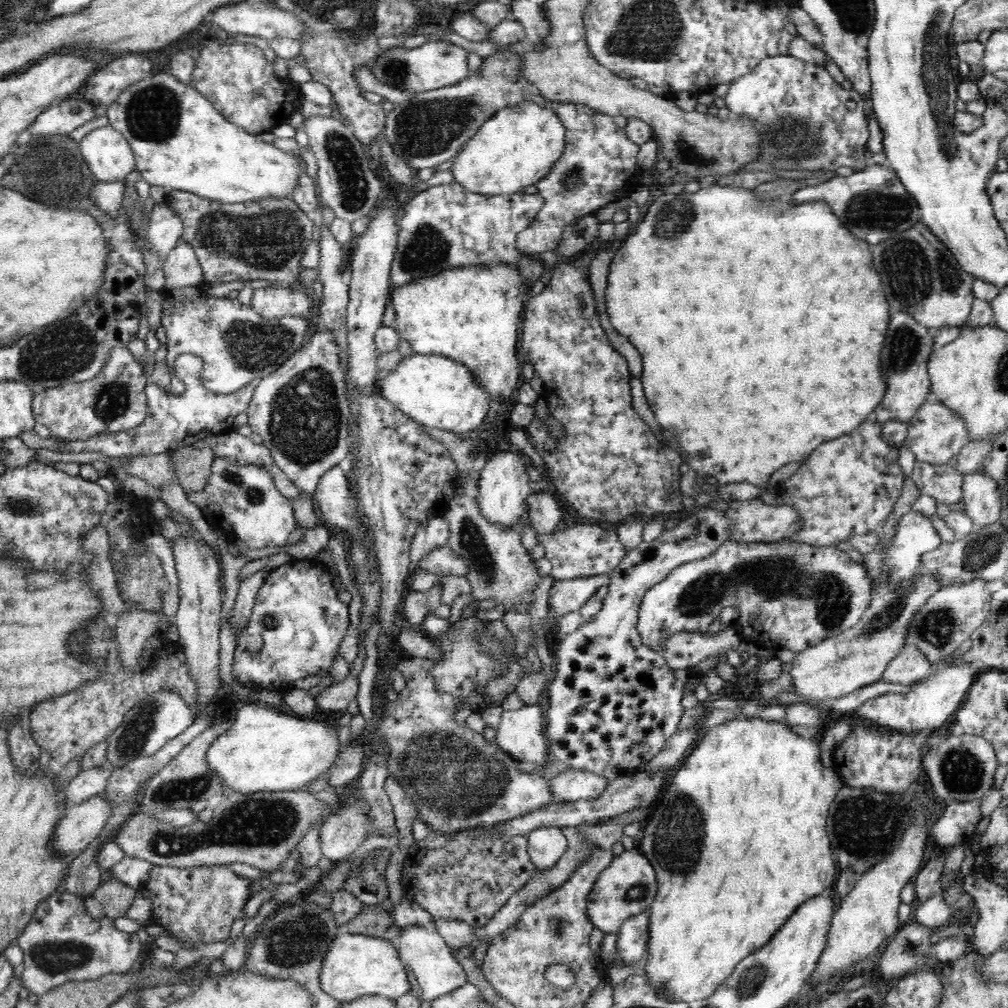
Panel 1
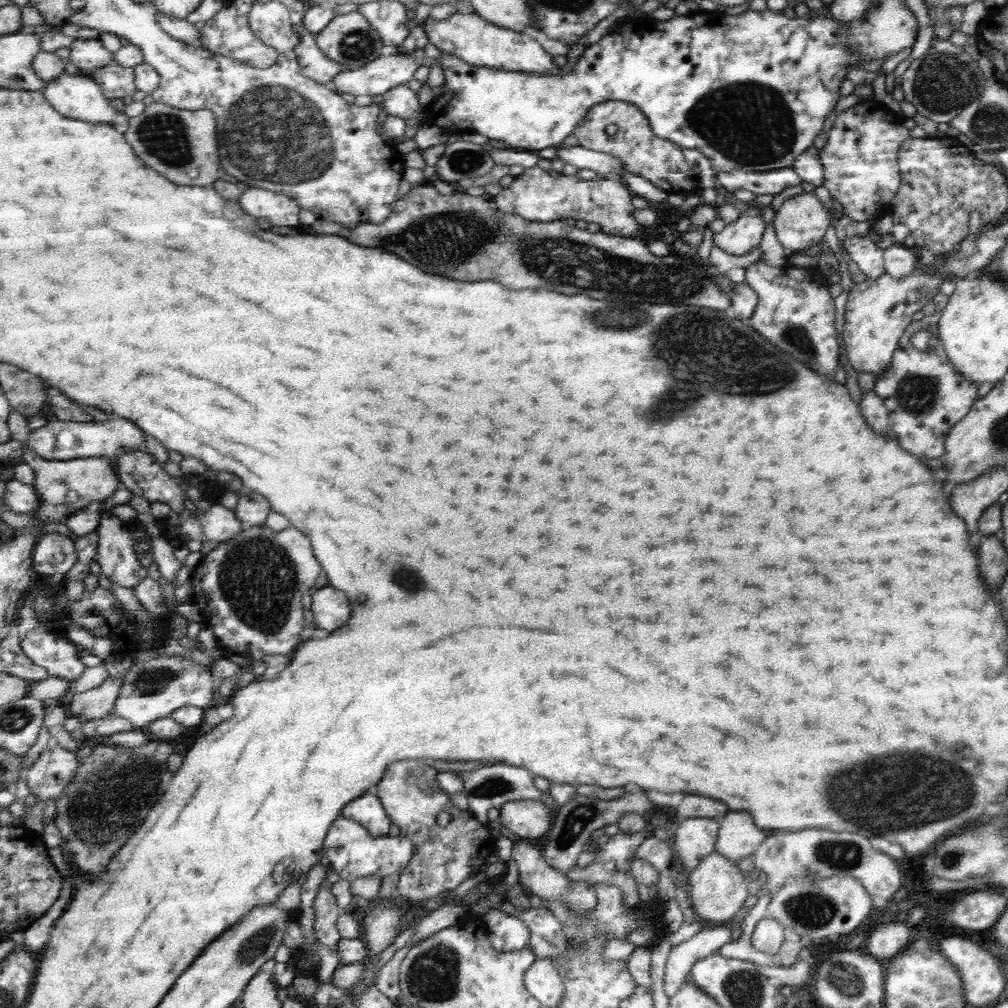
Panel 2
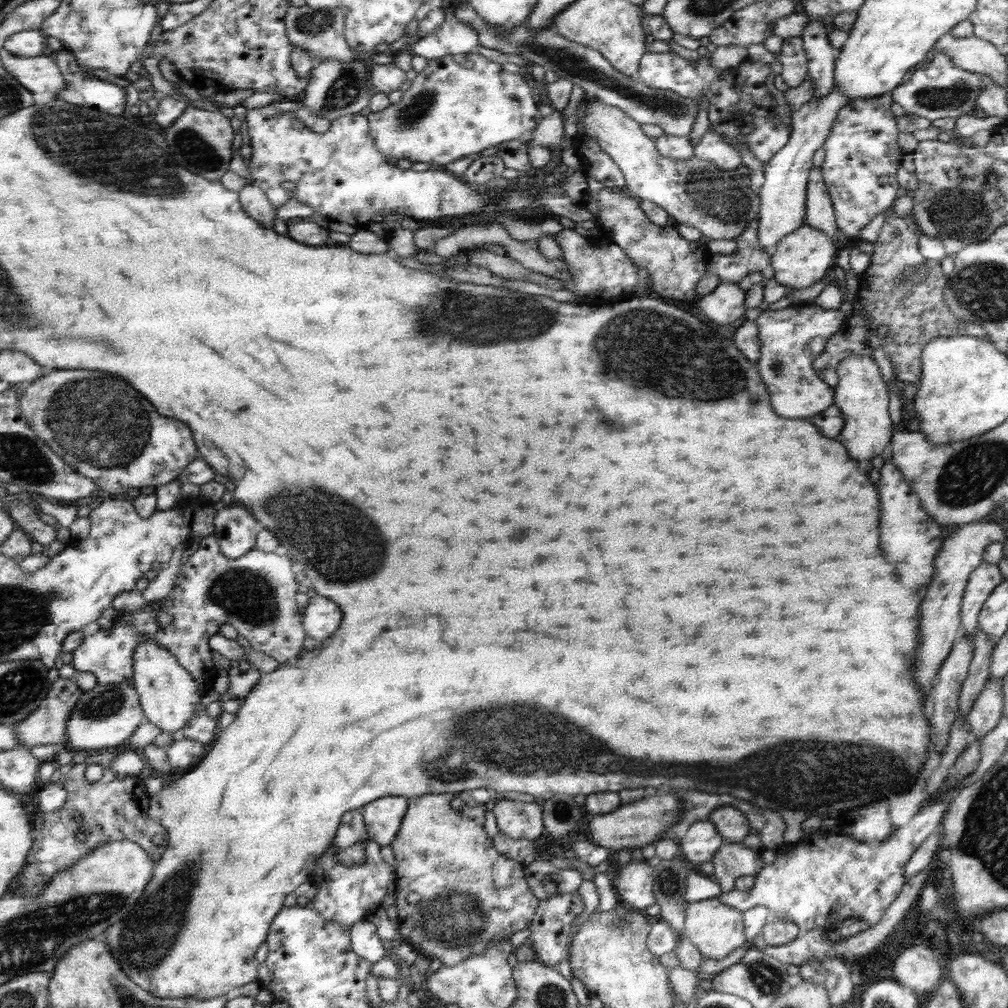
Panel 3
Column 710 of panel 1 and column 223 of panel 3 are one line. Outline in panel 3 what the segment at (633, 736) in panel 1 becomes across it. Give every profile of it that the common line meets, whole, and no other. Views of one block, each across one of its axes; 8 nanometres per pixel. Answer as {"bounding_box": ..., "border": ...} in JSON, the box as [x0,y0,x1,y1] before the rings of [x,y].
{"bounding_box":[215,506,261,560],"border":[[[225,506],[215,514],[215,526],[215,536],[219,538],[221,550],[233,560],[247,556],[247,552],[255,550],[259,544],[261,522],[253,512],[247,512],[245,508]]]}

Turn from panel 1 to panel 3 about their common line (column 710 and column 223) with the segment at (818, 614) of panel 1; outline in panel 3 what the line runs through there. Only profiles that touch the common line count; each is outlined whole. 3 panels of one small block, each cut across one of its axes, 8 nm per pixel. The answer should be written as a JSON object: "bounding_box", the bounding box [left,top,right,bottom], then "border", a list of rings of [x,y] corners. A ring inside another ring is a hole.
{"bounding_box":[73,536,307,692],"border":[[[209,536],[203,538],[199,542],[199,550],[189,558],[187,564],[183,564],[181,576],[175,584],[175,590],[169,594],[169,598],[165,598],[163,602],[157,602],[157,608],[145,608],[143,612],[137,614],[127,614],[129,620],[117,618],[111,630],[101,630],[93,636],[87,636],[85,642],[73,652],[75,660],[73,666],[79,672],[91,672],[97,676],[99,686],[105,684],[121,684],[127,682],[129,678],[135,678],[135,652],[143,642],[157,642],[161,648],[169,650],[183,668],[187,668],[191,672],[191,676],[195,678],[195,684],[199,686],[201,692],[211,692],[213,690],[213,682],[217,678],[217,668],[213,664],[213,654],[215,648],[211,644],[211,640],[215,636],[219,636],[219,628],[223,624],[233,626],[239,636],[247,638],[253,650],[259,650],[263,654],[267,654],[269,658],[275,658],[281,666],[293,664],[297,662],[305,652],[303,652],[303,642],[307,636],[307,630],[303,626],[303,616],[299,614],[299,606],[295,596],[299,594],[299,584],[295,578],[295,570],[299,570],[297,564],[293,564],[295,560],[289,554],[277,554],[277,552],[263,552],[263,550],[251,550],[247,552],[247,556],[241,556],[239,560],[229,558],[219,544],[217,536]],[[161,612],[171,612],[173,616],[173,624],[171,626],[159,626],[157,624],[157,616]]]}

